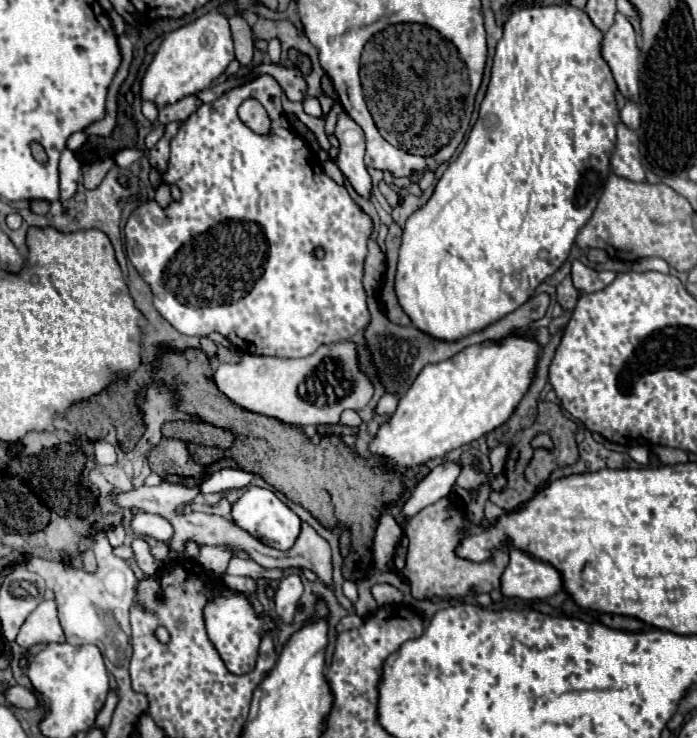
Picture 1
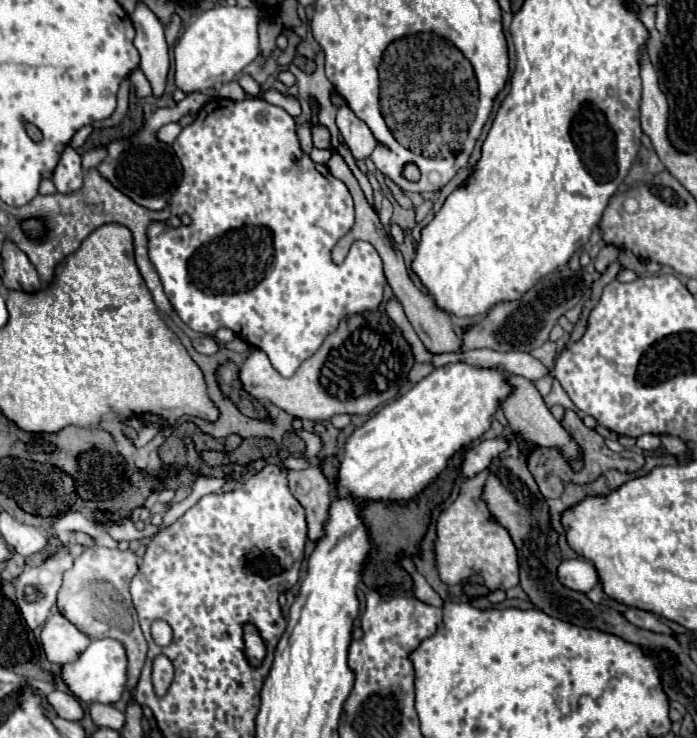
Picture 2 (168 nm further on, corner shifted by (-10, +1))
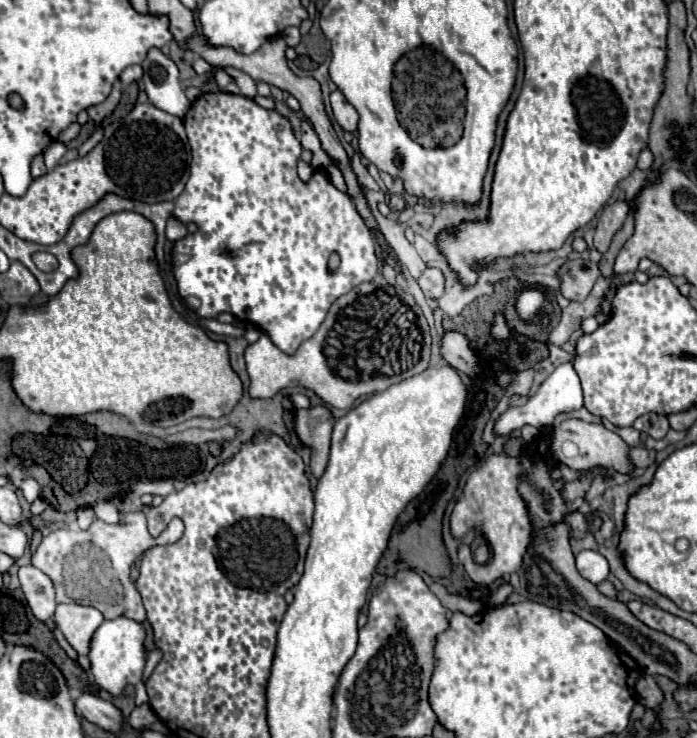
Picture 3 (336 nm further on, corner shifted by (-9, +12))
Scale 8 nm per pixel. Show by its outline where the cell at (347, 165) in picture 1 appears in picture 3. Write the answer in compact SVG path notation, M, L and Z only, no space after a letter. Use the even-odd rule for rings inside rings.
M335 90L331 94L331 108L333 108L333 116L337 120L337 124L345 130L345 132L355 132L357 126L359 126L359 116L357 116L357 110L345 100L345 96Z

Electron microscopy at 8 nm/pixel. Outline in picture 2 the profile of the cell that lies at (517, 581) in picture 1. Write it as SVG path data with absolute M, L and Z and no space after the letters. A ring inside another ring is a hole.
M586 559L562 561L562 565L558 567L558 579L562 583L566 583L566 587L570 587L574 591L582 591L582 593L588 593L590 589L594 589L600 583L596 567Z

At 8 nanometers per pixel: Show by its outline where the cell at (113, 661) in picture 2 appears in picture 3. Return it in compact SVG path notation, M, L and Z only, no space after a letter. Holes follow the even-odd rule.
M119 616L115 620L105 620L93 634L91 650L89 650L89 674L93 682L107 690L113 696L119 696L125 686L135 686L135 704L140 706L148 702L145 685L142 682L143 666L145 666L145 628L143 624L129 620L125 616Z

